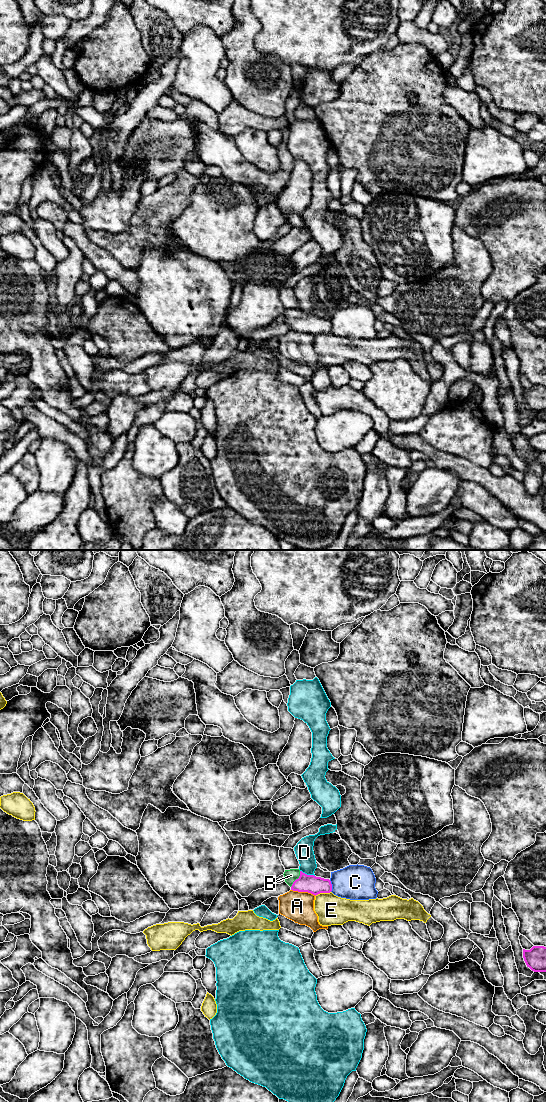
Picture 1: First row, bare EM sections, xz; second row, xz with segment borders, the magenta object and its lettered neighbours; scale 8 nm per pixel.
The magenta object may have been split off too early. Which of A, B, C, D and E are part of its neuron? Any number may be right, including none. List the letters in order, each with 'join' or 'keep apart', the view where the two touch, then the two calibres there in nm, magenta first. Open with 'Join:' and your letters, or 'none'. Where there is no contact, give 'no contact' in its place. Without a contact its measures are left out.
Join: B
A: keep apart; contact in xz; calibres 140 and 240 nm
B: join; contact in xz; calibres 140 and 100 nm
C: keep apart; contact in xz; calibres 140 and 280 nm
D: keep apart; contact in xz; calibres 140 and 150 nm
E: keep apart; contact in xz; calibres 140 and 240 nm

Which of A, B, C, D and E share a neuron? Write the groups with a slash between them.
A / B / C / D / E

